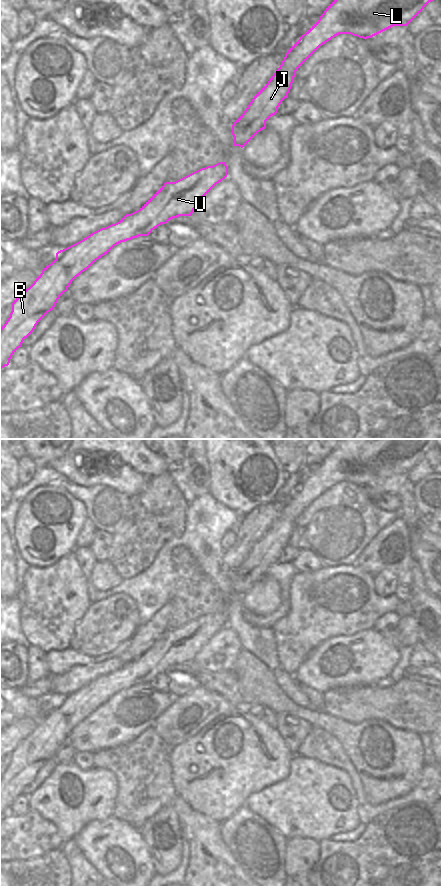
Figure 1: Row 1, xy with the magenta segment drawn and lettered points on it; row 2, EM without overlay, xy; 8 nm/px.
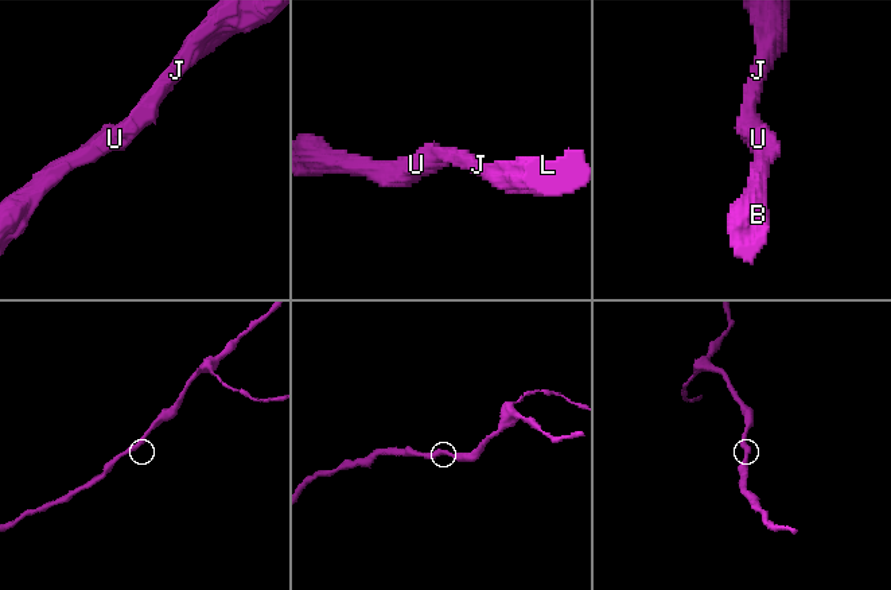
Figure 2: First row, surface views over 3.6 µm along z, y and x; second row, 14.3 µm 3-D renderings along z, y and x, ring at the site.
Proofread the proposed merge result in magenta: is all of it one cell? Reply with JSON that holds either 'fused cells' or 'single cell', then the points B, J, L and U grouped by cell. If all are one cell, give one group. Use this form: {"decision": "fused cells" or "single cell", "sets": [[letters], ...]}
{"decision": "single cell", "sets": [["B", "J", "L", "U"]]}

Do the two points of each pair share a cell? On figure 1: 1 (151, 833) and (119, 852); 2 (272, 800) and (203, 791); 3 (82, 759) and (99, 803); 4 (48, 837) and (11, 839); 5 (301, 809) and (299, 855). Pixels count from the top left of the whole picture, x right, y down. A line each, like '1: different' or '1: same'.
1: different
2: different
3: different
4: same
5: different

